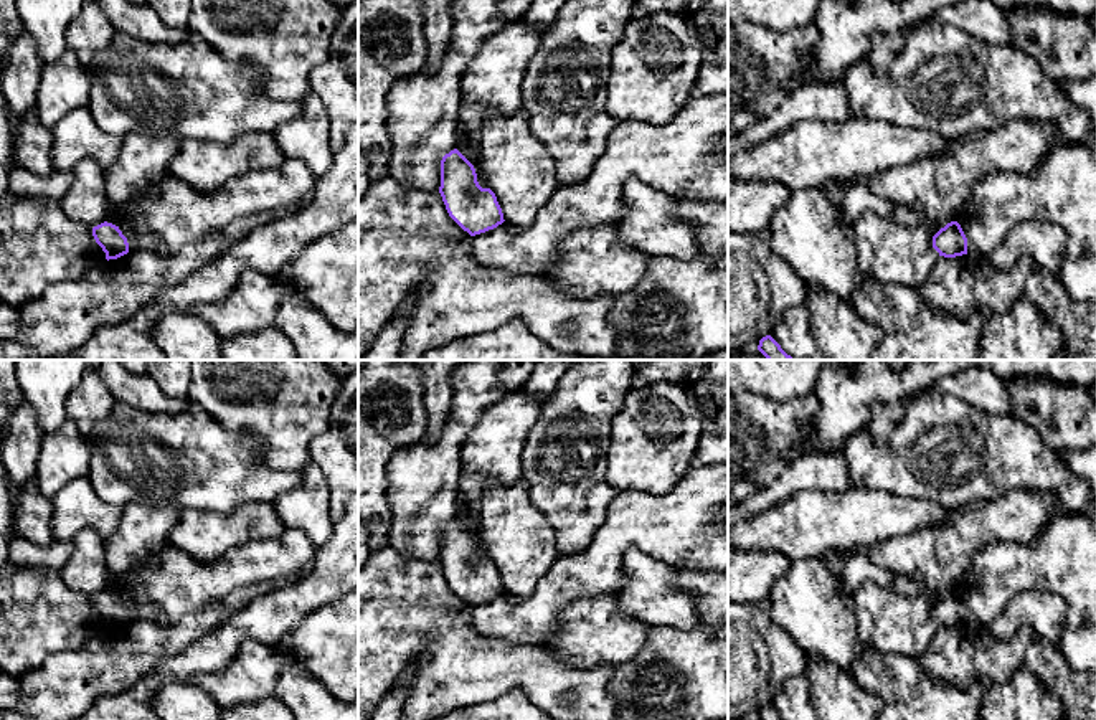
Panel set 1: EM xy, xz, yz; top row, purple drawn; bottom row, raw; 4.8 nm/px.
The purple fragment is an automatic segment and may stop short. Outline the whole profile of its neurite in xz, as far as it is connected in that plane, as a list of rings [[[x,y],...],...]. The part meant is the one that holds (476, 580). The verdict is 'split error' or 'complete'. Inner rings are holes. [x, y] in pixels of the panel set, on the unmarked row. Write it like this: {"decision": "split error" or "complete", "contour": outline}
{"decision": "complete", "contour": [[[457,519],[441,530],[439,563],[449,586],[470,606],[505,591],[495,563],[479,555],[474,535]]]}

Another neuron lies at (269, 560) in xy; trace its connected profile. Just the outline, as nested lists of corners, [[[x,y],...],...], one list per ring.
[[[295,528],[276,540],[241,545],[205,563],[167,543],[154,558],[125,576],[111,575],[107,593],[127,608],[129,623],[162,613],[170,624],[198,613],[248,585],[291,578],[314,560],[317,547]]]

